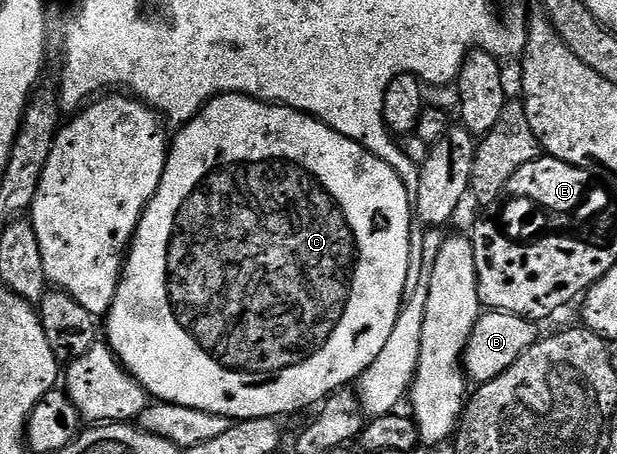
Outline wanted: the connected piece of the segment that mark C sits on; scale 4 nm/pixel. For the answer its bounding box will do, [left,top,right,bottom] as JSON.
[105,94,413,420]

